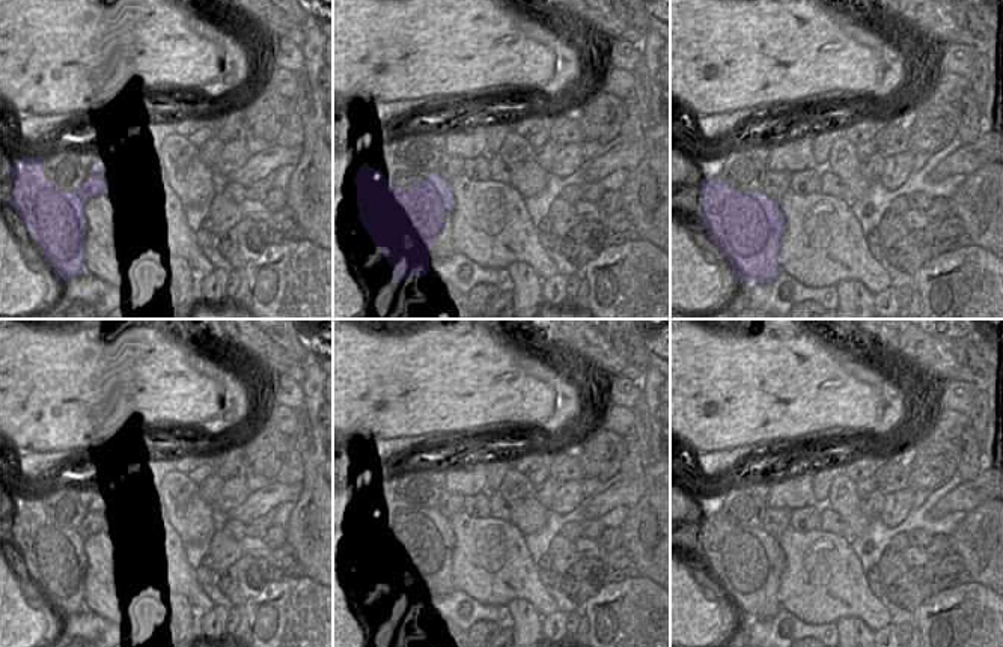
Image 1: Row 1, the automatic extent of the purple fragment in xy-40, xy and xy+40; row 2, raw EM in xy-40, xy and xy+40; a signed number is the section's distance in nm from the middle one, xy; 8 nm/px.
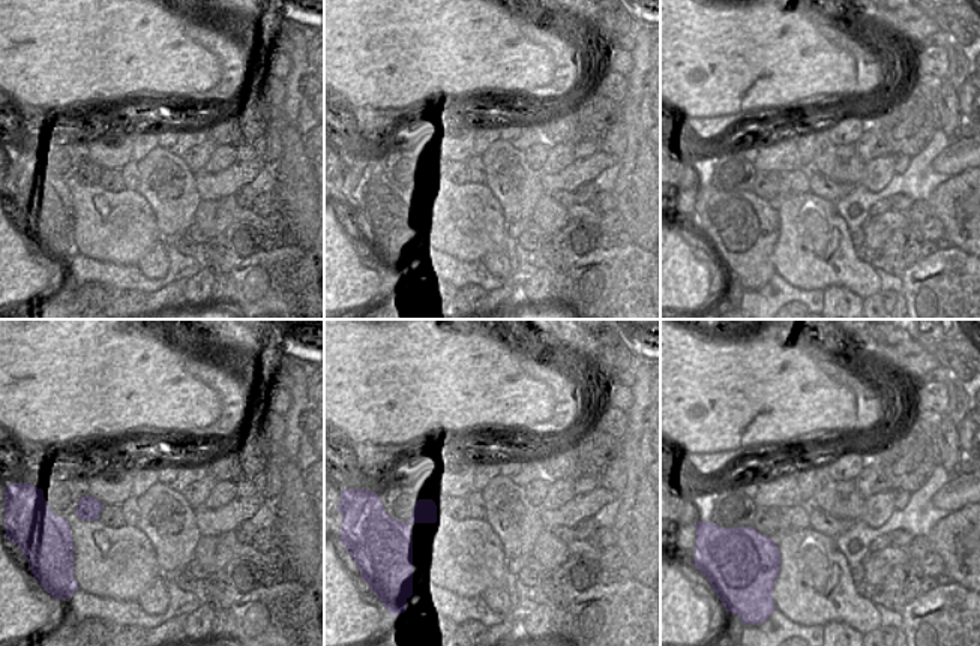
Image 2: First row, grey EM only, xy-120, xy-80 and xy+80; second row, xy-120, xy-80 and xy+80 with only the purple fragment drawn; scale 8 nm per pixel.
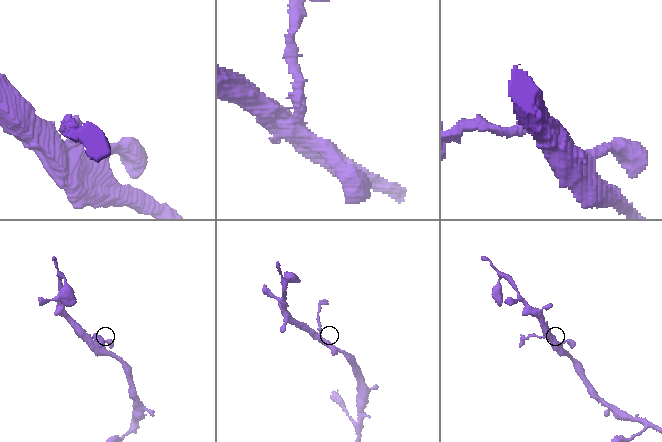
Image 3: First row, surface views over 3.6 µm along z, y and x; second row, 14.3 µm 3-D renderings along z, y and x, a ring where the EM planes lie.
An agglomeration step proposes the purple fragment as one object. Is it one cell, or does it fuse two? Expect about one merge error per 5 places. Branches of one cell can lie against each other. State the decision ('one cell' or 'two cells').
one cell

